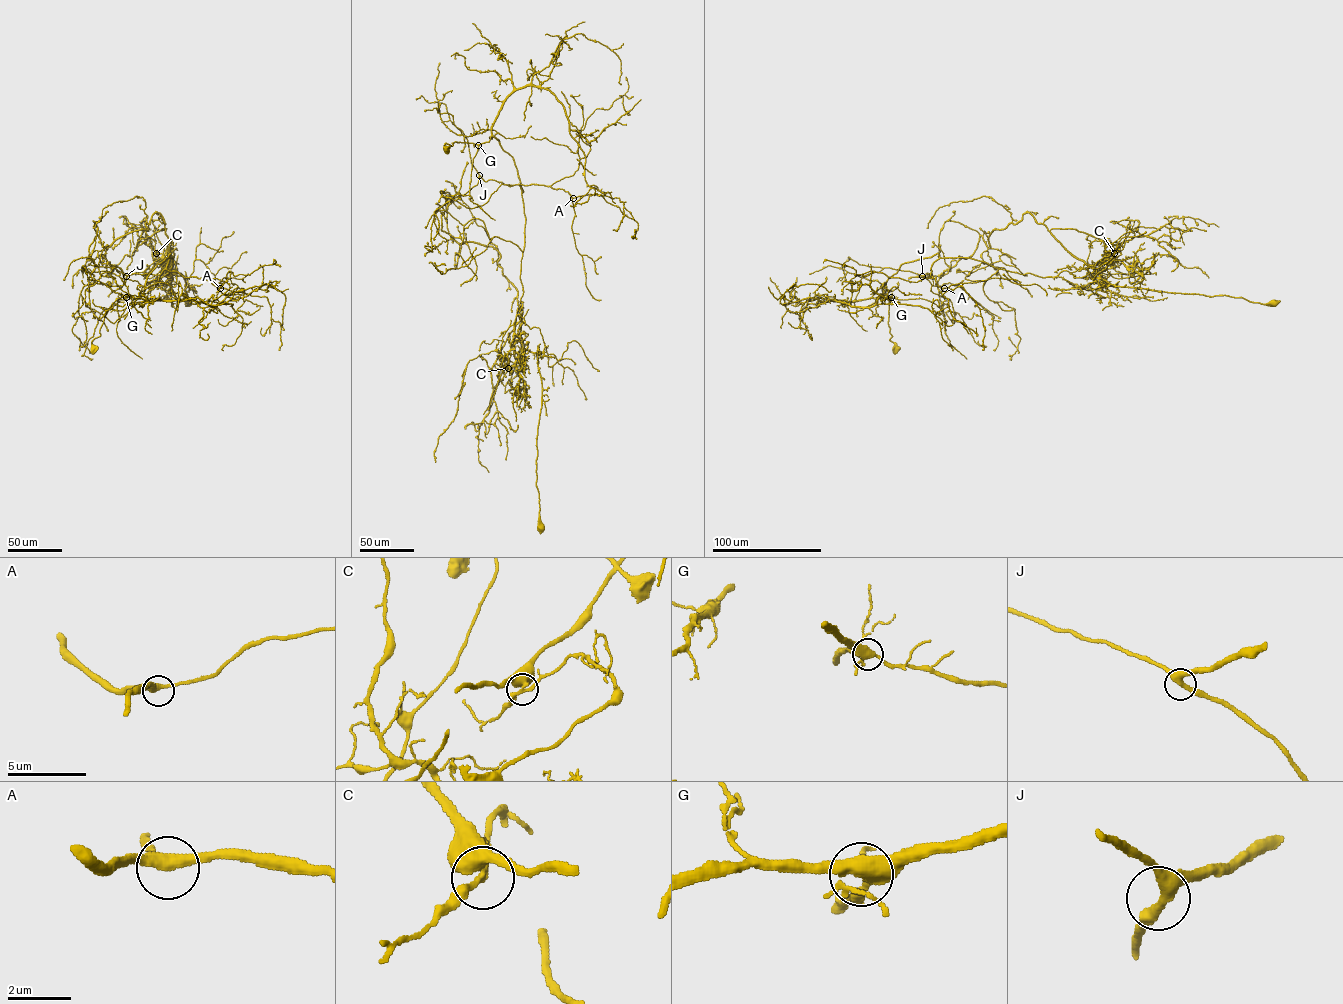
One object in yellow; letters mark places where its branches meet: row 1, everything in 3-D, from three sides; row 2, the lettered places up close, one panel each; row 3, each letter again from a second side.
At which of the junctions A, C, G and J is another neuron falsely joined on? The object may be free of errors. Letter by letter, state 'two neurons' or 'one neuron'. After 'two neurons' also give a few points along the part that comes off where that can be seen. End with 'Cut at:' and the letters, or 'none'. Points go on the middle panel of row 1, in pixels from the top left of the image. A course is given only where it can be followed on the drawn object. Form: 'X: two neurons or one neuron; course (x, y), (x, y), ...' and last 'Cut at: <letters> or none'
A: one neuron
C: two neurons; course (508, 368), (525, 215), (514, 159), (491, 131), (518, 89), (540, 86), (562, 104), (595, 189), (576, 206)
G: one neuron
J: one neuron
Cut at: C

